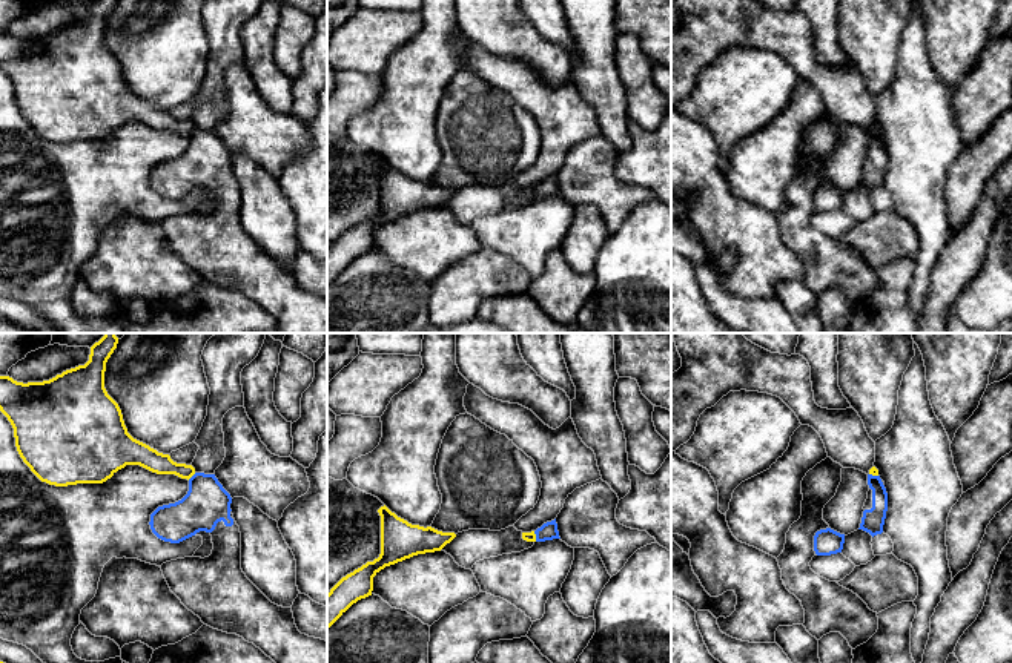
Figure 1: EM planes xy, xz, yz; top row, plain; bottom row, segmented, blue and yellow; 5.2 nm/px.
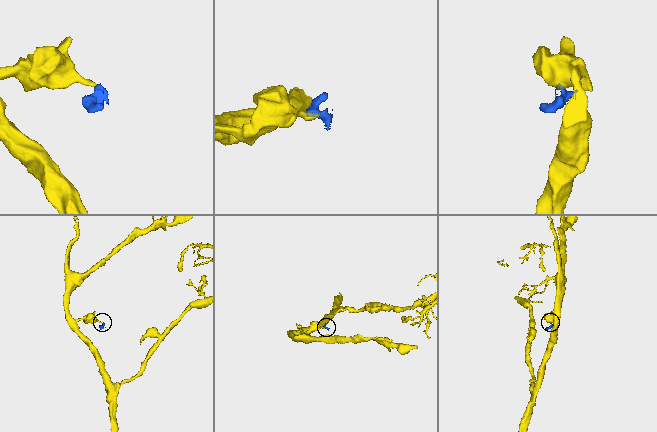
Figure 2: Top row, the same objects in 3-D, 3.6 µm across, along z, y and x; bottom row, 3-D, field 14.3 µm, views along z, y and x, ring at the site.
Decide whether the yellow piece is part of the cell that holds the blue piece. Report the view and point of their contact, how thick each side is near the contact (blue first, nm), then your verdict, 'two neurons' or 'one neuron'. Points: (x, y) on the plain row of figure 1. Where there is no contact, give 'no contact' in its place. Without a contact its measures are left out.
xy (192, 132) | 240/110 nm | two neurons

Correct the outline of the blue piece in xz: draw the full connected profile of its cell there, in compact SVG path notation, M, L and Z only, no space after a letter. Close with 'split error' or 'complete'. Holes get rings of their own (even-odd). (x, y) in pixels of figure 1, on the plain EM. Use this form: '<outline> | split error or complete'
M556 175L551 178L544 180L541 184L534 187L536 198L545 198L553 195L561 195L557 187Z | complete

